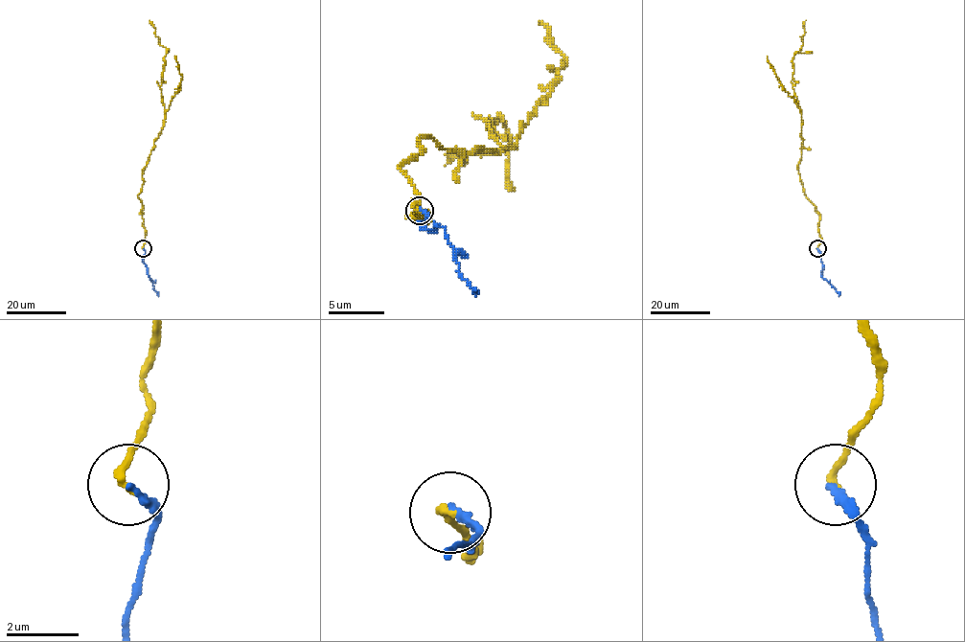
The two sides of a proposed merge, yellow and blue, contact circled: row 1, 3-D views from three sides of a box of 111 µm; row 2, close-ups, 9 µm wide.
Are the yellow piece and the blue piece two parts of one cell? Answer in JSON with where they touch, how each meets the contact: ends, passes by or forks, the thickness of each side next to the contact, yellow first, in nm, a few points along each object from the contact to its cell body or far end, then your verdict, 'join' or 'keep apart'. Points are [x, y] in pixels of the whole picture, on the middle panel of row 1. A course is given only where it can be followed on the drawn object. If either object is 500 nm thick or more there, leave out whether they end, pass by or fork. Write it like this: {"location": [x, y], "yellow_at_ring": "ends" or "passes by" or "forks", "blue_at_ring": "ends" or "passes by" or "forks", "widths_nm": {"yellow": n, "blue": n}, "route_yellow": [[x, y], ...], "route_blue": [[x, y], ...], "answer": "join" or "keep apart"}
{"location": [419, 211], "yellow_at_ring": "ends", "blue_at_ring": "ends", "widths_nm": {"yellow": 200, "blue": 200}, "route_yellow": [[420, 210], [401, 169], [417, 141], [497, 151], [497, 116], [509, 144], [445, 166]], "route_blue": [[420, 210], [425, 218], [420, 224], [425, 229], [434, 229], [434, 224], [442, 226], [459, 274], [475, 290]], "answer": "join"}

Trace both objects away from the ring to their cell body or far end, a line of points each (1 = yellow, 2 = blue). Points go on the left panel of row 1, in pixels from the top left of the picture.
1: (143, 248), (143, 205), (138, 196), (142, 172), (164, 123), (160, 87), (167, 50), (159, 43), (149, 20)
2: (143, 248), (143, 263), (158, 296)

